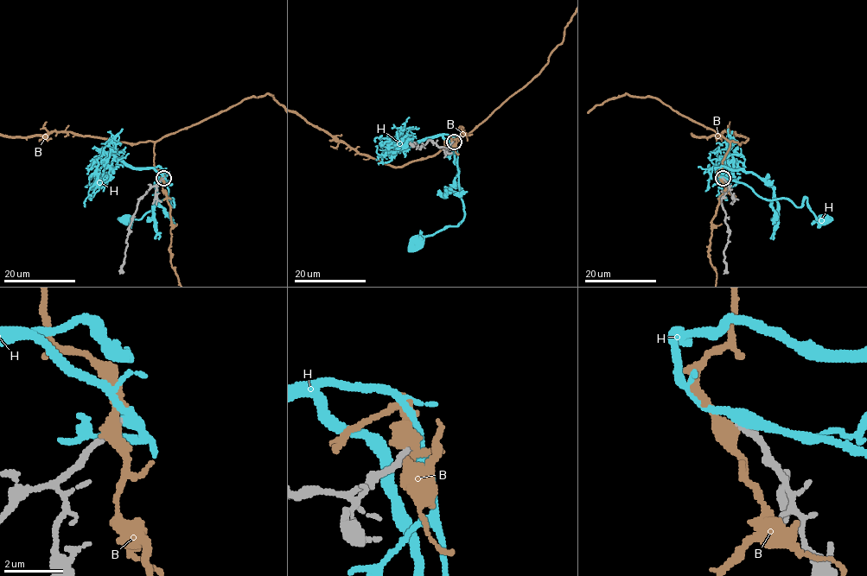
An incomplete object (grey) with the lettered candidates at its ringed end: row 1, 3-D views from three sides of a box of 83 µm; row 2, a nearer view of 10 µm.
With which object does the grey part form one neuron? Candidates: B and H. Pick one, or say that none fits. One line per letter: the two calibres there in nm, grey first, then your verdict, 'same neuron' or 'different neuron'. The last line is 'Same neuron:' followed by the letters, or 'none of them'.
B: calibres 240 and 440 nm; different neuron
H: calibres 240 and 360 nm; different neuron
Same neuron: none of them

